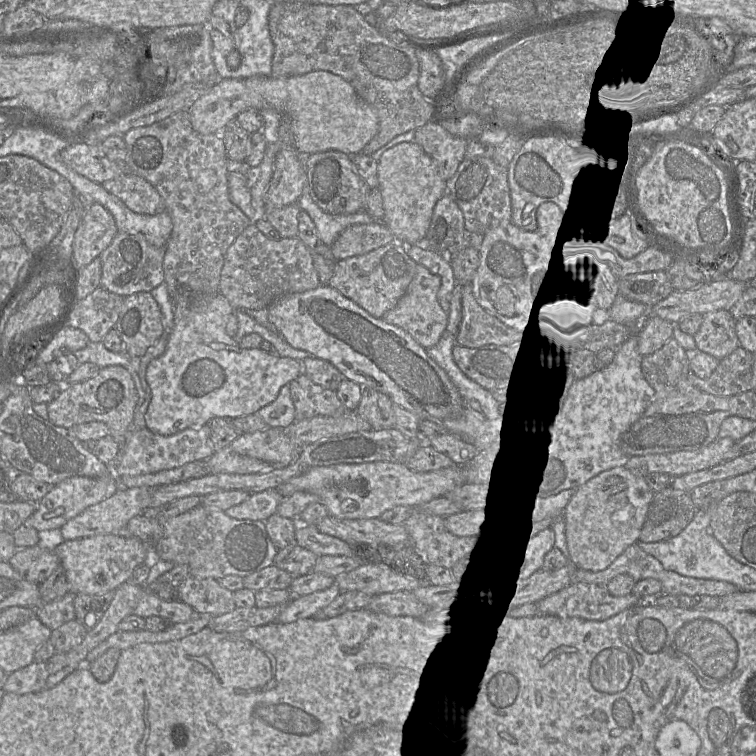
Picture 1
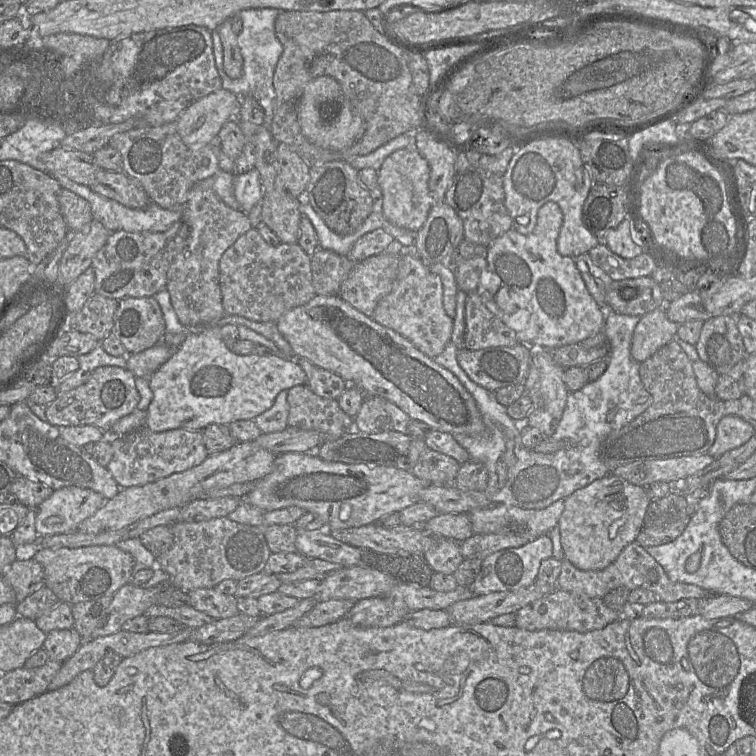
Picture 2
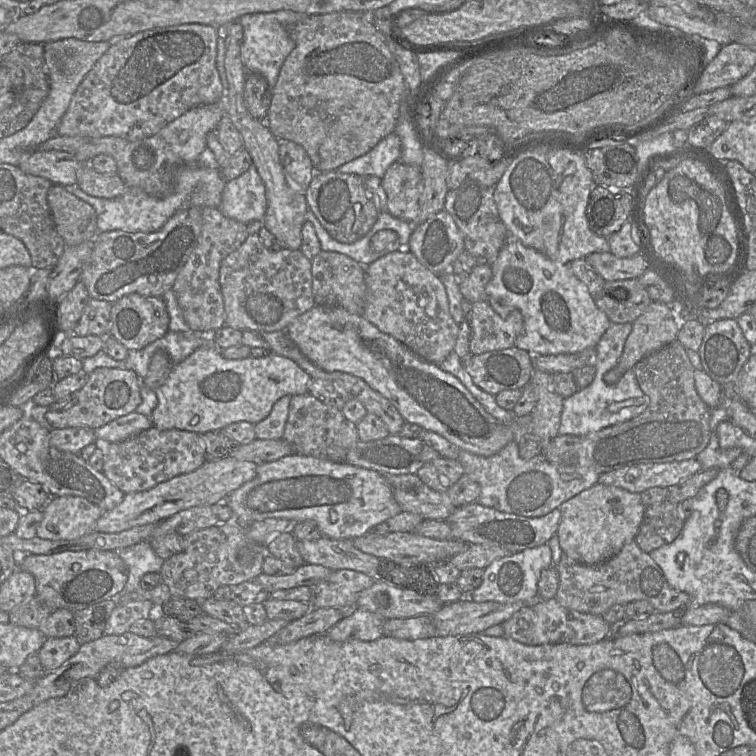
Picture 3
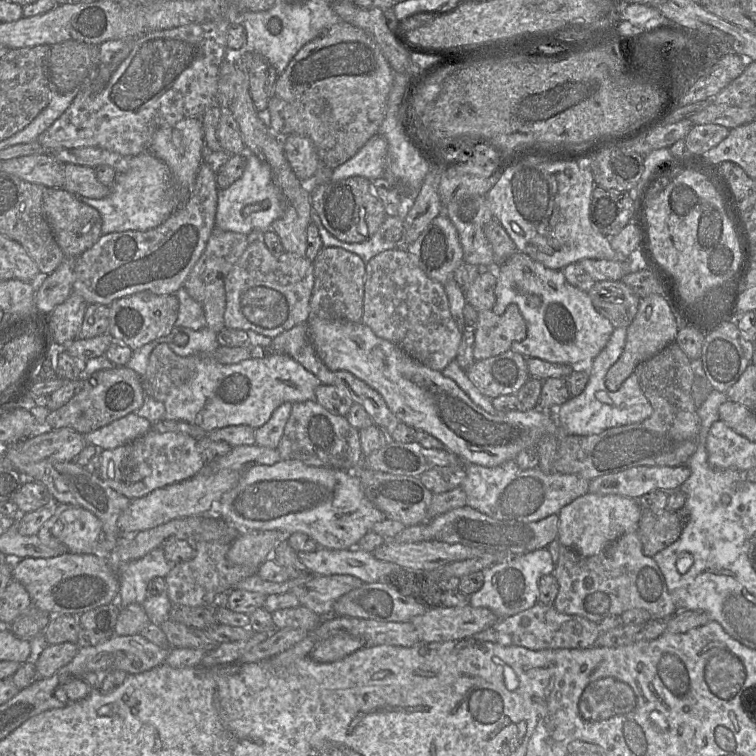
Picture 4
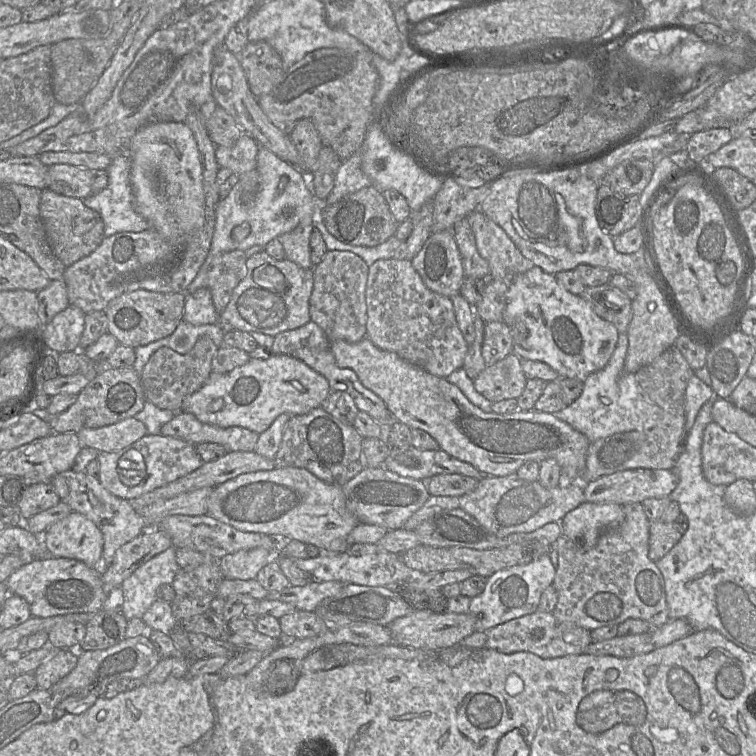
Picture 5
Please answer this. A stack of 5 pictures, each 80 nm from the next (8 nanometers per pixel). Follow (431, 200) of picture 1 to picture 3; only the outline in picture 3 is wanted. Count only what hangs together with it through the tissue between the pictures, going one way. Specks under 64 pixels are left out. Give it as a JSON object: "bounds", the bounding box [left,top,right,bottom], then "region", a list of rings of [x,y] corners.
{"bounds":[382,160,424,222],"region":[[[398,160],[387,169],[382,185],[387,194],[387,212],[407,222],[415,220],[424,189],[421,168]]]}

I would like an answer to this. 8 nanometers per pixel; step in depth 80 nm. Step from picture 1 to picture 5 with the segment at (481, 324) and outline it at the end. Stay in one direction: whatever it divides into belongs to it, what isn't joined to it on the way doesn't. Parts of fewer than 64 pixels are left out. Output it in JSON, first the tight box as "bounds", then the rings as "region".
{"bounds":[481,321,513,366],"region":[[[494,321],[485,324],[481,351],[487,366],[513,353],[511,329],[504,321]]]}

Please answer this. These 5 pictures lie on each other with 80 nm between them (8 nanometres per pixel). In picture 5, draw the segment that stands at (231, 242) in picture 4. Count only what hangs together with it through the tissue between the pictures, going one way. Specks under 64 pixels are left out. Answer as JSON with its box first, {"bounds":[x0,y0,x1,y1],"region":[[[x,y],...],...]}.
{"bounds":[206,246,264,314],"region":[[[253,246],[247,251],[235,249],[224,253],[210,269],[206,288],[211,293],[213,305],[218,314],[224,311],[234,288],[246,276],[247,259],[263,249],[264,247],[261,246]]]}

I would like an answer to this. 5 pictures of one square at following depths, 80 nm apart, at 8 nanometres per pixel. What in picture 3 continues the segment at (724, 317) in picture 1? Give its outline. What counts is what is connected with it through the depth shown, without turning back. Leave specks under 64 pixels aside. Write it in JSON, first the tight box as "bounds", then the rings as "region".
{"bounds":[698,319,753,385],"region":[[[719,319],[706,323],[698,353],[705,373],[724,385],[735,382],[753,348],[737,320]]]}

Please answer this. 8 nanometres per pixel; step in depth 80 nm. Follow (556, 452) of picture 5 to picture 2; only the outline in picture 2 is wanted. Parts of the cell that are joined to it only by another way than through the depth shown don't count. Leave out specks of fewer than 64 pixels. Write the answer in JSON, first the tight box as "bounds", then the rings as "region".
{"bounds":[275,295,485,434],"region":[[[316,295],[307,304],[284,313],[275,324],[296,356],[339,375],[348,385],[359,388],[365,395],[378,396],[394,403],[408,414],[411,420],[421,421],[432,430],[450,434],[483,434],[485,424],[478,406],[453,373],[421,352],[411,341],[361,313],[339,295]]]}

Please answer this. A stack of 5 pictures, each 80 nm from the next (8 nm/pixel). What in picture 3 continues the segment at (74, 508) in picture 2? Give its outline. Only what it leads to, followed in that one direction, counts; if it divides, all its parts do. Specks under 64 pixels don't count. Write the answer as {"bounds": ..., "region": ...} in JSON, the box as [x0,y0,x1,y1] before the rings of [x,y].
{"bounds":[36,496,103,540],"region":[[[78,496],[51,497],[42,511],[43,519],[36,536],[48,540],[73,540],[89,534],[94,531],[95,523],[103,513],[98,506]]]}

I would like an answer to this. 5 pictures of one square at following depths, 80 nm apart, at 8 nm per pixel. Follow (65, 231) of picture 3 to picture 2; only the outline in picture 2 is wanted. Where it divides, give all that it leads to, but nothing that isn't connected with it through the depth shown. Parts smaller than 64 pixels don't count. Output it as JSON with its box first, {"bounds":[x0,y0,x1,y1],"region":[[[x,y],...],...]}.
{"bounds":[59,188,94,233],"region":[[[61,188],[59,191],[59,205],[71,233],[87,228],[94,219],[89,202],[68,189]]]}

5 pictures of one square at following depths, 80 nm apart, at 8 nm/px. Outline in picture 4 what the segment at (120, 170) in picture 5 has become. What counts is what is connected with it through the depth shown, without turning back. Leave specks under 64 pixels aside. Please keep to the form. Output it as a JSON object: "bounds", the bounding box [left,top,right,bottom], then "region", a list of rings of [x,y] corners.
{"bounds":[76,151,181,235],"region":[[[145,151],[131,158],[127,172],[116,175],[109,195],[99,199],[80,195],[76,197],[99,212],[102,219],[101,232],[104,235],[130,230],[147,231],[159,226],[181,204],[178,194],[168,165],[153,153]]]}

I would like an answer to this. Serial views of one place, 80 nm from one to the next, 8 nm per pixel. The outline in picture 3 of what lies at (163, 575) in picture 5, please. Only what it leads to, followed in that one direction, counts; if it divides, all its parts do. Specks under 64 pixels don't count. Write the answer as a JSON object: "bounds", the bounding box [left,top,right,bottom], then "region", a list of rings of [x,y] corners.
{"bounds":[118,541,164,594],"region":[[[140,541],[134,545],[121,548],[118,553],[124,561],[128,572],[128,578],[122,594],[136,592],[140,588],[141,578],[147,573],[160,573],[164,562],[154,552],[148,541]]]}

